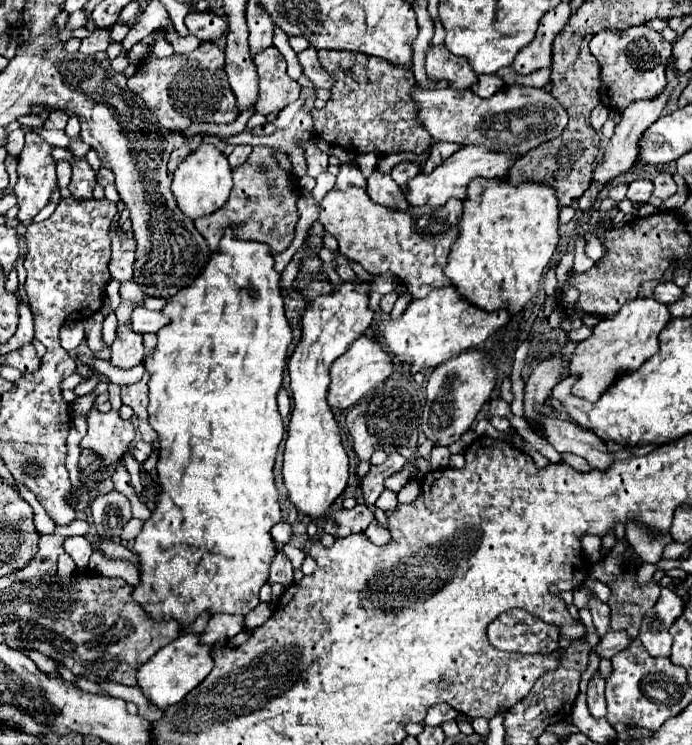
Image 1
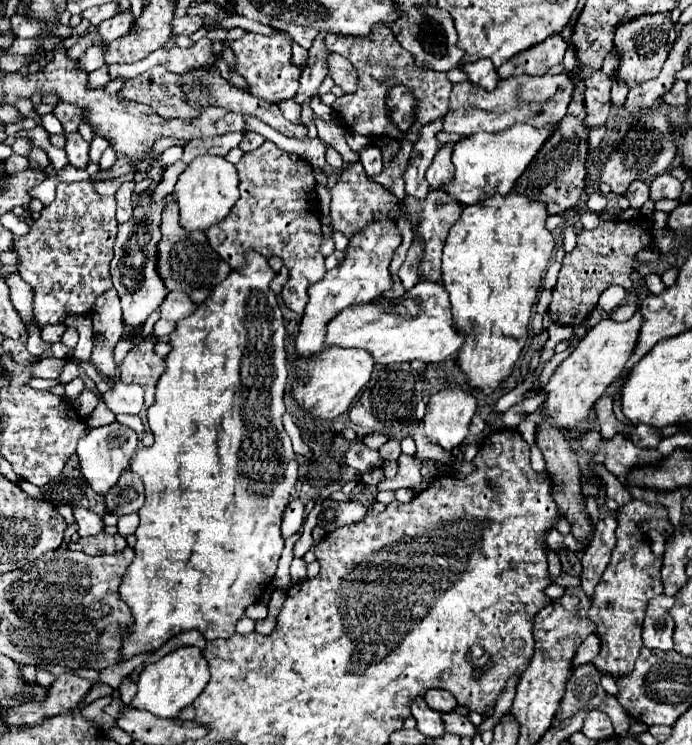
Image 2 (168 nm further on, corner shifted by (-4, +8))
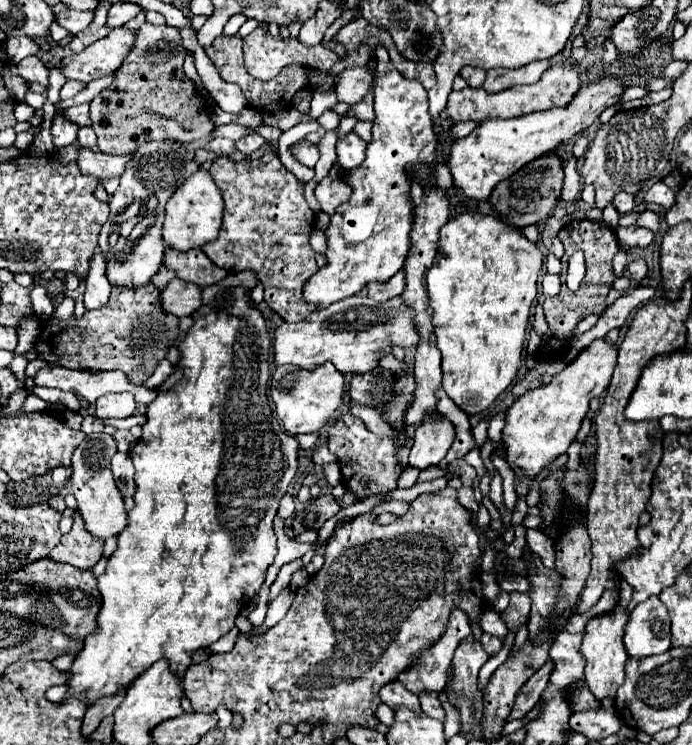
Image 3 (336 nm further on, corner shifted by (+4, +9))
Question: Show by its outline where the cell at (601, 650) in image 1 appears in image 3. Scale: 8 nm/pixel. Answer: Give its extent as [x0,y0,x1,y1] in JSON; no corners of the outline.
[508,661,554,721]

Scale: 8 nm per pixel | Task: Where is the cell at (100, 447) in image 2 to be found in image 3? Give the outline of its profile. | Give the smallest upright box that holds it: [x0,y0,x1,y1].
[72,433,128,539]

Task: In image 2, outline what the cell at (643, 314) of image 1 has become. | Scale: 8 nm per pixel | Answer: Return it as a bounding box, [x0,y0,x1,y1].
[542,310,644,430]

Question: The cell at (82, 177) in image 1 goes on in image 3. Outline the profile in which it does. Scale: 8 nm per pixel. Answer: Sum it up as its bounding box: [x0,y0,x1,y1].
[50,115,78,149]

